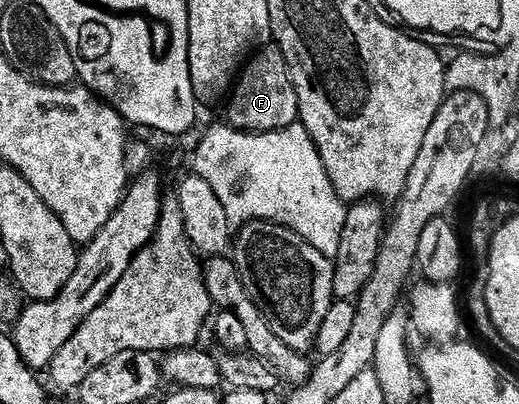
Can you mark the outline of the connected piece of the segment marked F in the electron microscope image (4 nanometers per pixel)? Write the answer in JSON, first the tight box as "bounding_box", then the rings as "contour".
{"bounding_box":[227,45,300,133],"contour":[[[275,45],[262,47],[249,58],[230,92],[227,103],[227,126],[234,127],[237,131],[259,133],[281,131],[287,127],[297,126],[300,118],[298,93],[292,84],[292,74],[286,57],[279,47]]]}

